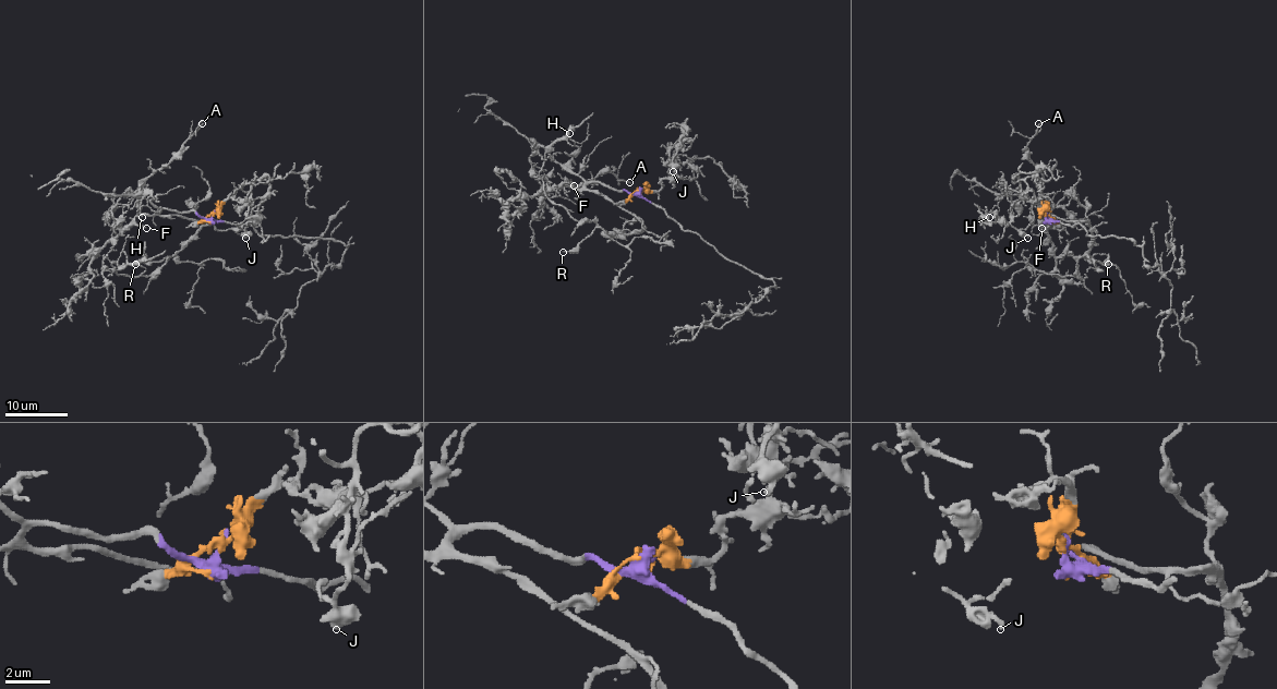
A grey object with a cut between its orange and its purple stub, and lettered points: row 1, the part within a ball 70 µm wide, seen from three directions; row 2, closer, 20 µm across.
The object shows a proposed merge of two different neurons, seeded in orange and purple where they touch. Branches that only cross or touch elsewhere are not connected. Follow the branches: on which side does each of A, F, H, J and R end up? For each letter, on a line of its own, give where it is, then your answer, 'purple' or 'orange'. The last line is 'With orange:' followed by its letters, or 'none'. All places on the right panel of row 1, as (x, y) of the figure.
A: at (1038, 123); purple
F: at (1041, 228); purple
H: at (989, 217); purple
J: at (1027, 238); orange
R: at (1108, 264); purple
With orange: J

